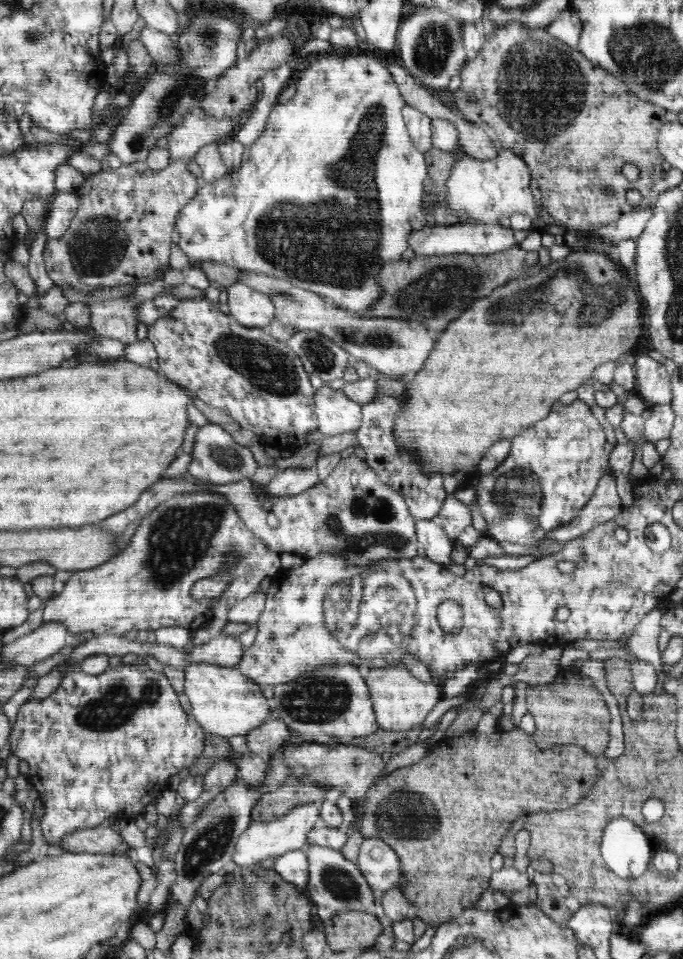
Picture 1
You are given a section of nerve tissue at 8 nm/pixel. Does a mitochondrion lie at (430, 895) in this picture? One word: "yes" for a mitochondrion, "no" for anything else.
no

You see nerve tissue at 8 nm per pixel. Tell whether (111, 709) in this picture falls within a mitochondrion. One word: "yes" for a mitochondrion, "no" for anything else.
yes

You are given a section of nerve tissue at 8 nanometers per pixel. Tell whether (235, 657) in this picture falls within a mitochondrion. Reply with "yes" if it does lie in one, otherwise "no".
no

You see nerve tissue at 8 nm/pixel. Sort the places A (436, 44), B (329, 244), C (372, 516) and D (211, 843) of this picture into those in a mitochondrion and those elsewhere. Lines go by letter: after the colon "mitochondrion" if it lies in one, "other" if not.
A: mitochondrion
B: mitochondrion
C: mitochondrion
D: mitochondrion

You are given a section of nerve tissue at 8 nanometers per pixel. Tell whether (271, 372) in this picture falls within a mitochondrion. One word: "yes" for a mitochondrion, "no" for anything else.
yes

